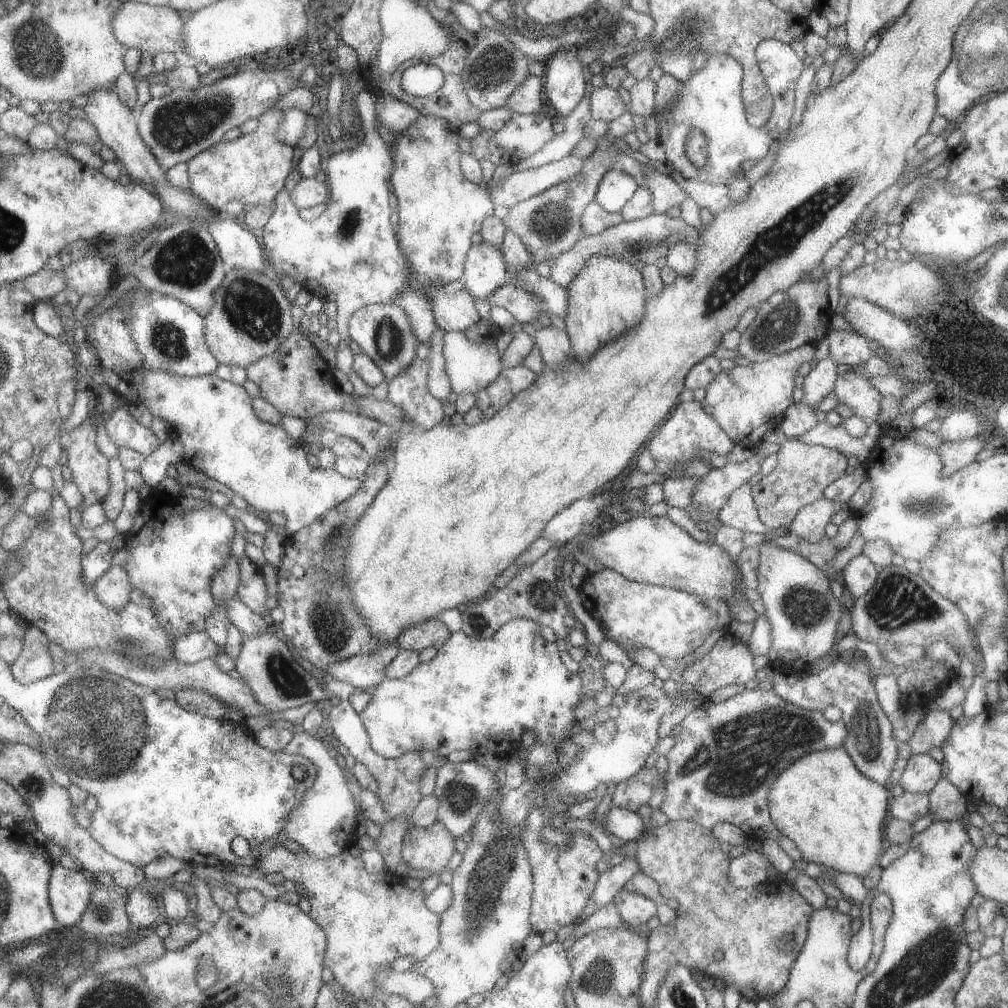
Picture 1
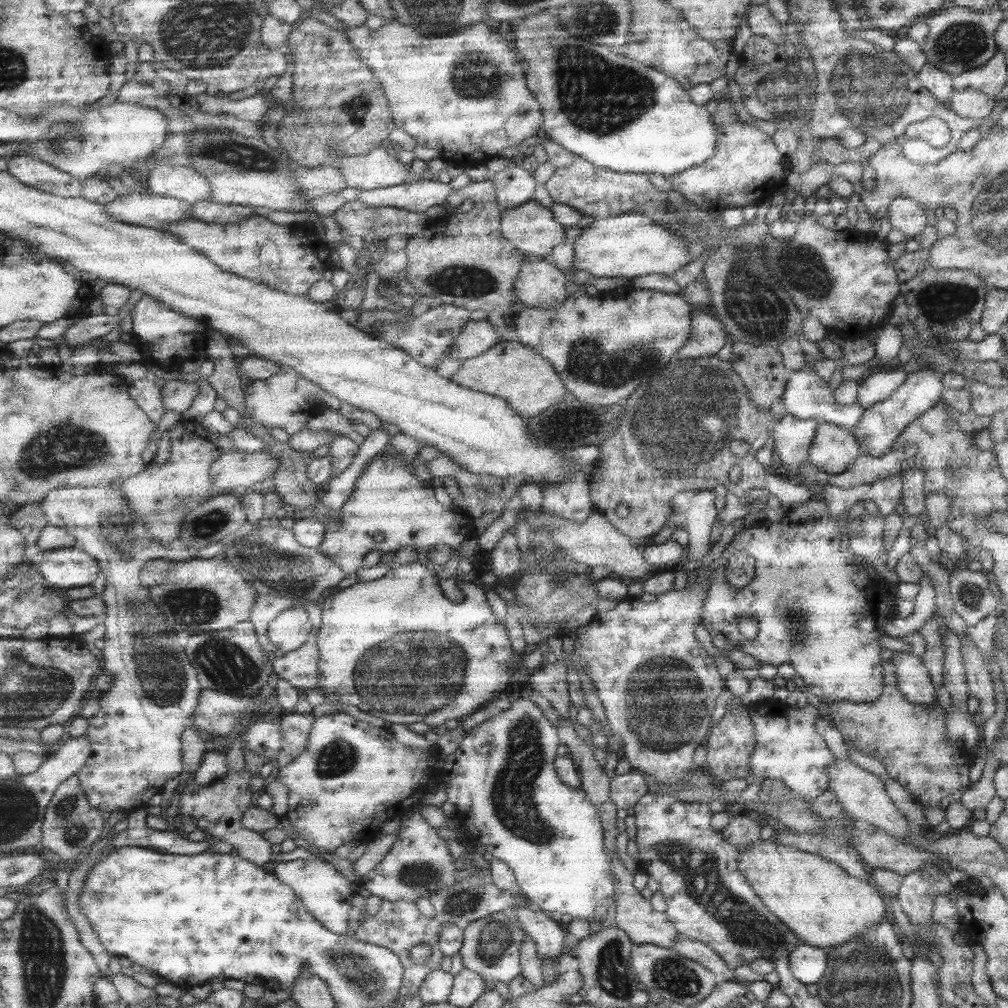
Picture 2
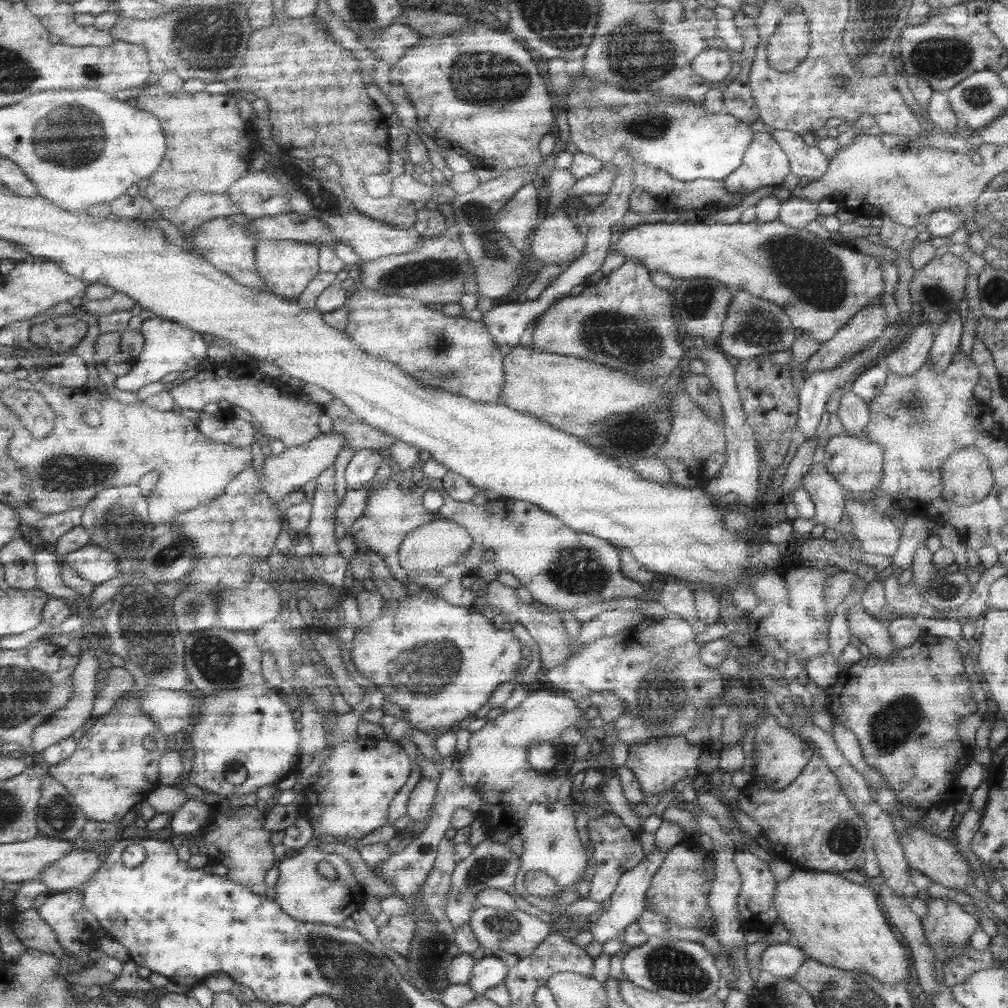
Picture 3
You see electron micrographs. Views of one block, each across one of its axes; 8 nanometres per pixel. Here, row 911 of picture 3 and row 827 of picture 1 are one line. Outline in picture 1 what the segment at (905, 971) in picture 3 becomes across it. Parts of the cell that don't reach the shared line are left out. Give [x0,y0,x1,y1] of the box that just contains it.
[767,745,888,878]

